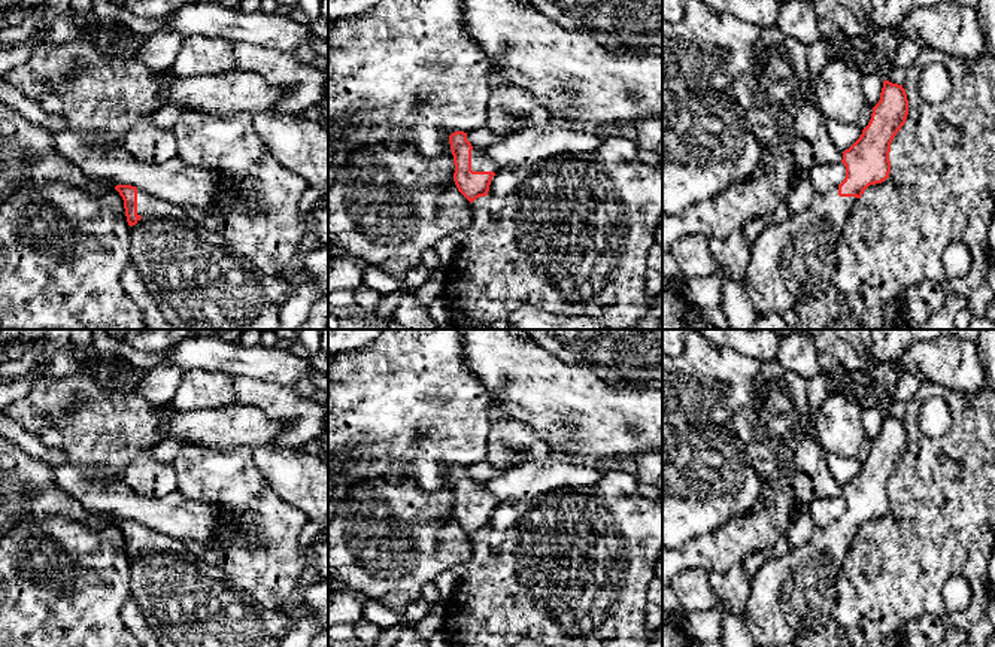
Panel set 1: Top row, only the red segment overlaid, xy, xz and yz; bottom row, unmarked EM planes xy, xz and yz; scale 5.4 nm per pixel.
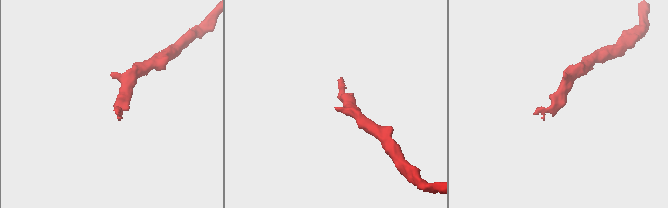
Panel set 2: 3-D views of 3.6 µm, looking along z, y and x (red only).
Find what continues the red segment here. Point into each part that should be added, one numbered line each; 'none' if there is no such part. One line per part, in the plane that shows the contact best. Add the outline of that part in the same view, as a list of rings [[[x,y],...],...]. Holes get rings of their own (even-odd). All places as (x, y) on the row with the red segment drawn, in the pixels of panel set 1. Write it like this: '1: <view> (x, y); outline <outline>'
1: xz (479, 163); outline [[[473,146],[471,151],[471,170],[473,171],[494,171],[497,173],[500,170],[500,165],[495,161],[491,161],[483,157],[483,148]]]

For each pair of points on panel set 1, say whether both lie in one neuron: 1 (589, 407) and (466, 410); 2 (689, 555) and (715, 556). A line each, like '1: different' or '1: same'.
1: different
2: same

